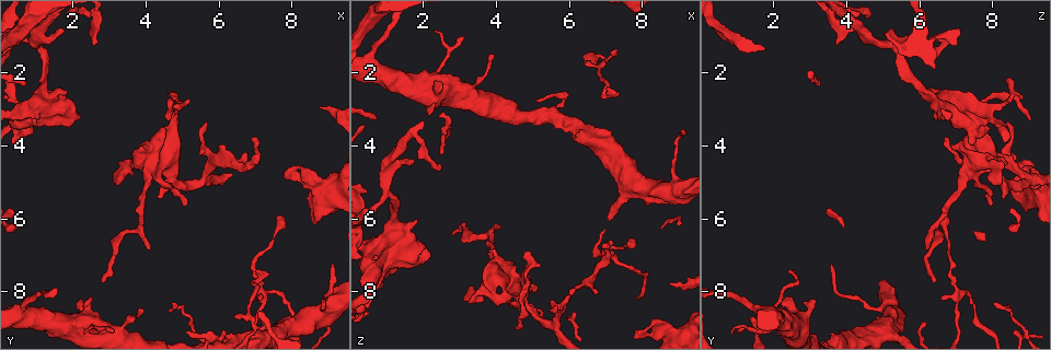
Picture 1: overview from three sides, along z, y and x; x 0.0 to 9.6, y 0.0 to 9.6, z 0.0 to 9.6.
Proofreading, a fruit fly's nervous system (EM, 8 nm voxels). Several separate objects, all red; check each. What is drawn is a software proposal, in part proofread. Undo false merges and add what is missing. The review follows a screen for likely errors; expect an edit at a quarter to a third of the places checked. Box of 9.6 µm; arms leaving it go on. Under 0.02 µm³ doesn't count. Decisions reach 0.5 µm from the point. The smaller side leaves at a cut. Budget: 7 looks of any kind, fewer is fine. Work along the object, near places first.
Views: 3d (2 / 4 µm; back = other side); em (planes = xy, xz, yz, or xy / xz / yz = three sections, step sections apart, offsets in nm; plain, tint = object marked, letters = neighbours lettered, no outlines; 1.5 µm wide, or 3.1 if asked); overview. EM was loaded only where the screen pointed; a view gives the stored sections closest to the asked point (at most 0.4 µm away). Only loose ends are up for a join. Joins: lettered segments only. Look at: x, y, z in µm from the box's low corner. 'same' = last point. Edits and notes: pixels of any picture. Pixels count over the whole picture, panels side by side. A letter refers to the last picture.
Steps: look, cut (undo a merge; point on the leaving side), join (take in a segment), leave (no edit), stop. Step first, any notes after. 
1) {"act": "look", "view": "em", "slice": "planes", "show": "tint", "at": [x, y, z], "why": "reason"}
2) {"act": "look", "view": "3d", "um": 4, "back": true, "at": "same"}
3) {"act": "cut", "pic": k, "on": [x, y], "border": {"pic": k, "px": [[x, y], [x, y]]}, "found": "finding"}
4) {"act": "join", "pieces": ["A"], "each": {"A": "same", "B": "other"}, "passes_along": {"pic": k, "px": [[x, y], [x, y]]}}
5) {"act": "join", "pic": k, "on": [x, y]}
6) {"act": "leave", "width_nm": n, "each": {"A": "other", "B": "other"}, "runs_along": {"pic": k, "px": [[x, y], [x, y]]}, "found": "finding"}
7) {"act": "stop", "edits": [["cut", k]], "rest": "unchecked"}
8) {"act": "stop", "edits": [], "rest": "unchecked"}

{"act": "look", "view": "3d", "um": 4, "at": [4.55, 3.30, 9.05], "why": "branch stops here"}

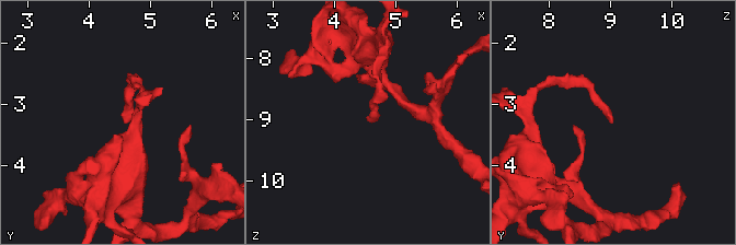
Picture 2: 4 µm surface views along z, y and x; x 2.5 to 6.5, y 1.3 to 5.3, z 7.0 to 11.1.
{"act": "look", "view": "em", "slice": "planes", "show": "tint", "at": [4.60, 3.30, 9.05], "why": "now the EM"}

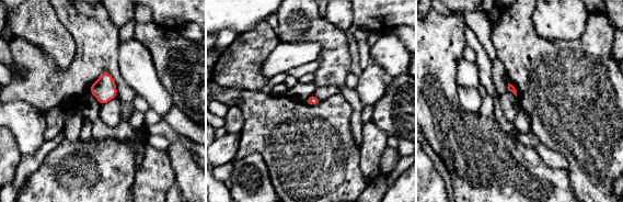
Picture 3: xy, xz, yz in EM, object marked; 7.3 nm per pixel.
{"act": "look", "view": "em", "slice": "planes", "show": "letters", "at": "same", "why": "what lies round it"}

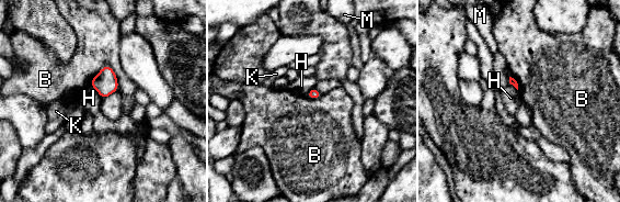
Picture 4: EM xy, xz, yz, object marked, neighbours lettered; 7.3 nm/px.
{"act": "leave", "each": {"B": "other", "H": "other", "K": "other", "M": "other"}, "found": "no lettered segment goes on from it"}

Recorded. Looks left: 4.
{"act": "look", "view": "em", "slice": "planes", "show": "tint", "at": [7.15, 8.25, 6.60]}

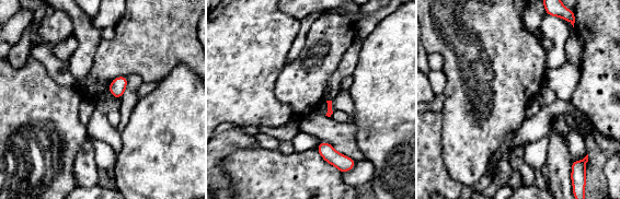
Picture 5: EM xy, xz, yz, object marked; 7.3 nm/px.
{"act": "look", "view": "em", "slice": "planes", "show": "letters", "at": "same", "why": "what lies round it"}

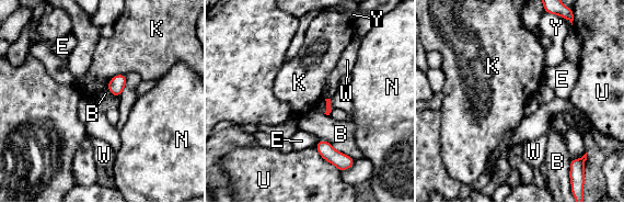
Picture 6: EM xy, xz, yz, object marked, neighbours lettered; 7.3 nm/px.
{"act": "leave", "each": {"B": "other", "E": "other", "K": "other", "N": "other", "U": "other", "W": "other", "Y": "other"}, "border": {"pic": 6, "px": [[325, 98], [330, 99]]}, "found": "none of them fits"}

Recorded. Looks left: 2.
{"act": "look", "view": "em", "slice": "xz", "step": 8, "show": "tint", "at": [0.75, 8.20, 1.20], "why": "calibre changes"}

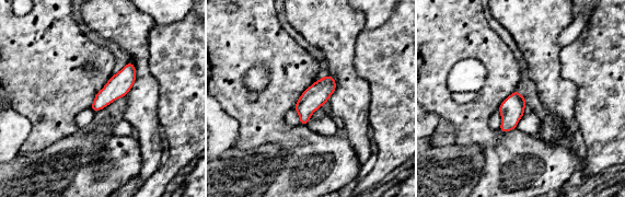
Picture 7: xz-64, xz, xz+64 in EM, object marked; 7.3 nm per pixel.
{"act": "look", "view": "em", "slice": "xy", "step": 4, "show": "letters", "at": "same", "why": "another direction"}

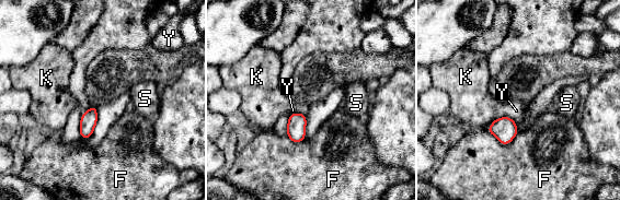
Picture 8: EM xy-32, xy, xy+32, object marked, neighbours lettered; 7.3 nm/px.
{"act": "leave", "each": {"F": "other", "K": "other", "S": "other", "Y": "other"}, "border": {"pic": 8, "px": [[508, 116], [502, 116], [491, 121]]}, "found": "one cell here"}

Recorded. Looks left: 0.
{"act": "stop", "edits": [], "rest": "unchecked"}

